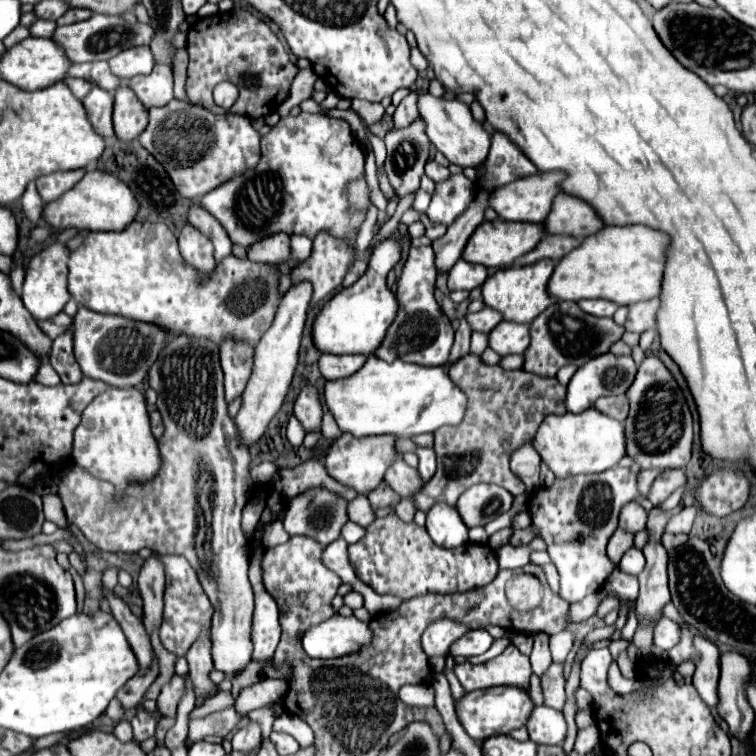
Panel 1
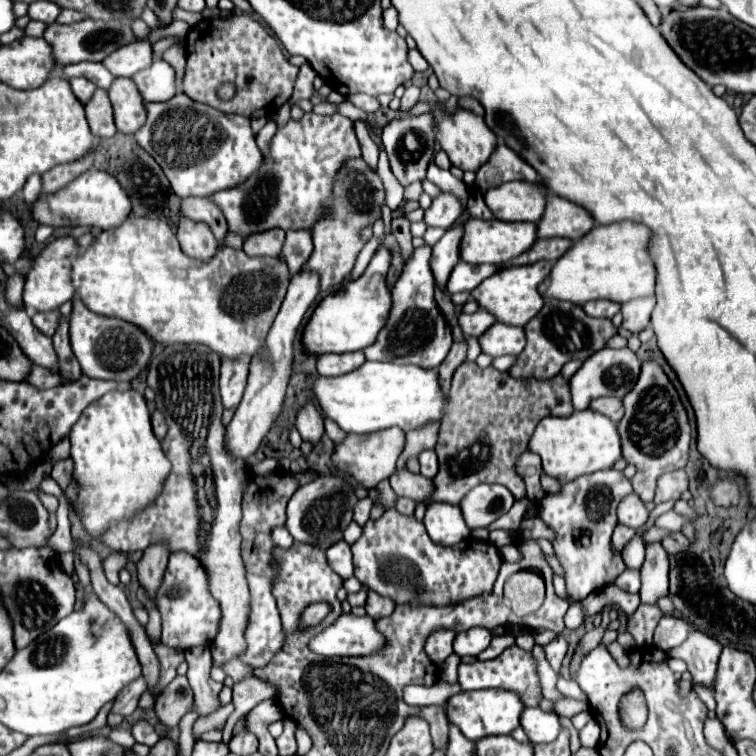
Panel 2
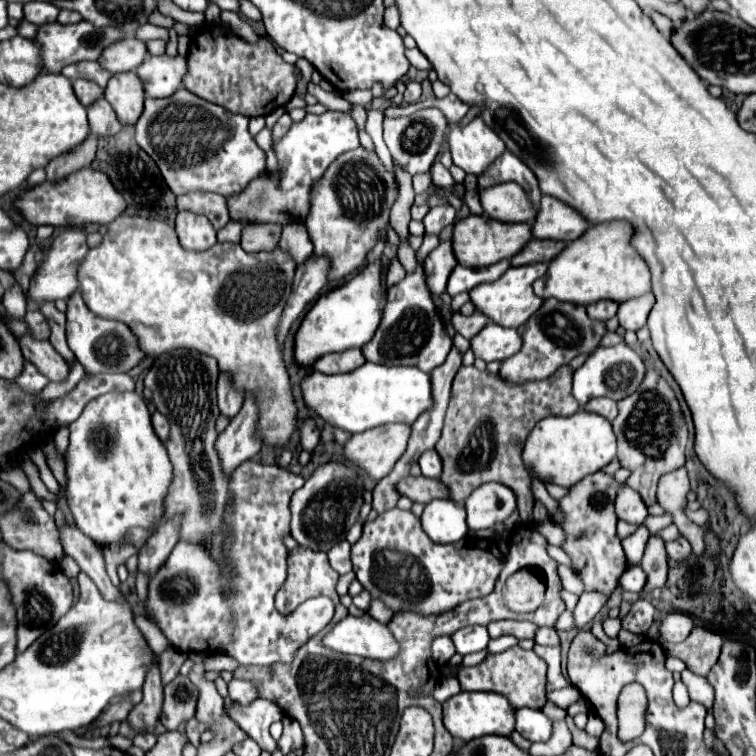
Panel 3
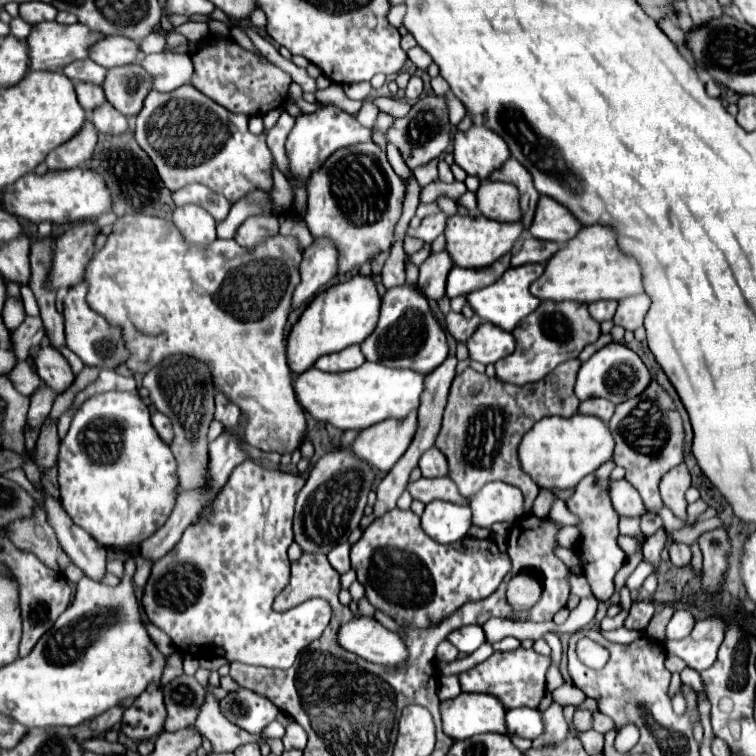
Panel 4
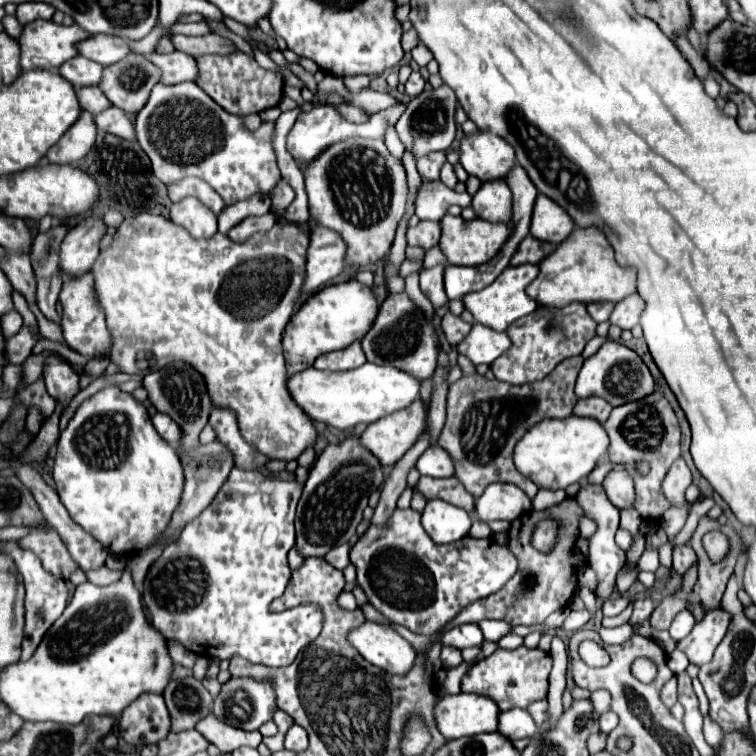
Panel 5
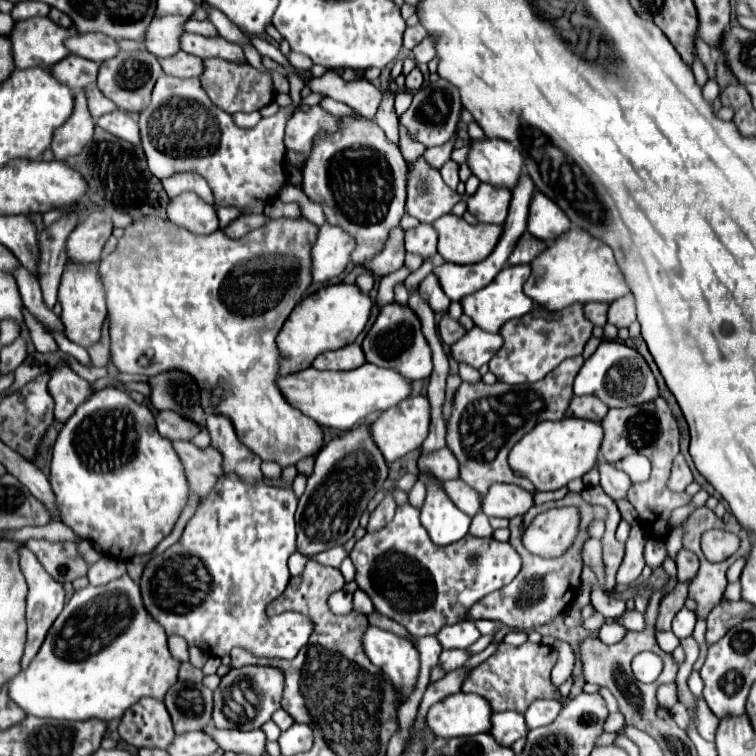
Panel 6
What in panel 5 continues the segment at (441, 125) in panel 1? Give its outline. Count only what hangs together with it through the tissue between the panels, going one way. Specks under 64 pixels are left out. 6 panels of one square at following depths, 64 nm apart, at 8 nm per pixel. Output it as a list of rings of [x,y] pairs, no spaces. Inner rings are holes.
[[[476,130],[460,138],[460,164],[470,176],[486,180],[504,178],[516,164],[514,148],[490,130]]]

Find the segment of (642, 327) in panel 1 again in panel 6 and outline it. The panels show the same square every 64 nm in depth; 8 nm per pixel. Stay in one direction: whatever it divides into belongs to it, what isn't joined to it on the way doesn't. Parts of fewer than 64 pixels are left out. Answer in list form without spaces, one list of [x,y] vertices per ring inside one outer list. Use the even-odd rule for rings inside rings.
[[[632,294],[622,296],[610,304],[608,322],[618,328],[628,328],[632,322],[636,322],[636,300],[632,300]]]

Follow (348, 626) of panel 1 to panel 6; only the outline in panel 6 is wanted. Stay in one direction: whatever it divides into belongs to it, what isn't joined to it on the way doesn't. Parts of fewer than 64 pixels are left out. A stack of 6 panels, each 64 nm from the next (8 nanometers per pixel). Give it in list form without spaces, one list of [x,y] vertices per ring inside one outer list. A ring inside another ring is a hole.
[[[368,626],[362,636],[362,648],[370,662],[378,666],[396,686],[400,686],[406,696],[412,694],[420,670],[420,660],[418,650],[410,640],[382,628]]]

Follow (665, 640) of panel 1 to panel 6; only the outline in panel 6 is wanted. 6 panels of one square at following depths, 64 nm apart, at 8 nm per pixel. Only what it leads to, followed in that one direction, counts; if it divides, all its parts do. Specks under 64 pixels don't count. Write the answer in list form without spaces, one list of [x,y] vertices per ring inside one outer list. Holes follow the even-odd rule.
[[[682,608],[672,622],[672,632],[676,634],[676,638],[688,638],[688,636],[692,636],[694,624],[696,624],[694,612],[690,612],[688,608]]]

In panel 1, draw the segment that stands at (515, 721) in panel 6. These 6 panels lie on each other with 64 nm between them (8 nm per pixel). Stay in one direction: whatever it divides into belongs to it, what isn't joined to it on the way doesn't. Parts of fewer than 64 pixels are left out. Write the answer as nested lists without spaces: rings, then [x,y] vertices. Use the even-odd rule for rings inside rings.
[[[536,706],[530,714],[526,728],[528,728],[530,740],[534,740],[536,744],[548,744],[548,746],[562,744],[568,734],[568,724],[564,714],[548,706]]]

